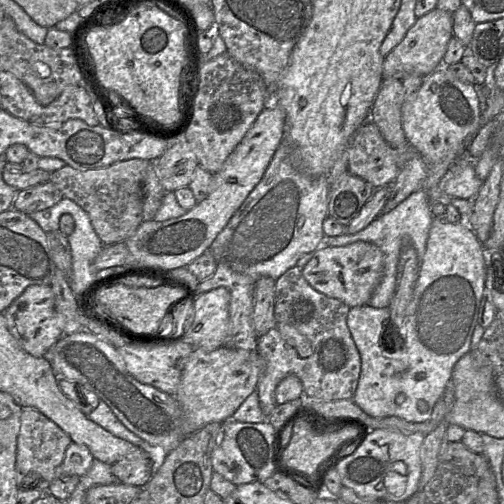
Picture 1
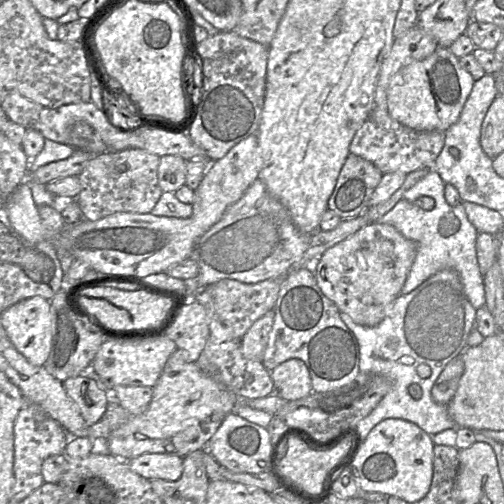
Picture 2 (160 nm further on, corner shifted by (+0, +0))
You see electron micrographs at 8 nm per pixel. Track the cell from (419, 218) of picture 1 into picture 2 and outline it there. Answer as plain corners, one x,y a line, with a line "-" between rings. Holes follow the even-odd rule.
431,170
408,189
398,202
368,207
361,215
367,219
368,224
380,222
394,226
404,237
416,244
416,257
402,287
402,295
415,290
434,274
449,269
457,273
468,301
477,310
486,303
483,275
476,253
479,232
469,221
462,203
457,206
447,203
444,196
445,185
438,172
-
421,196
434,199
435,206
432,210
421,209
413,203

